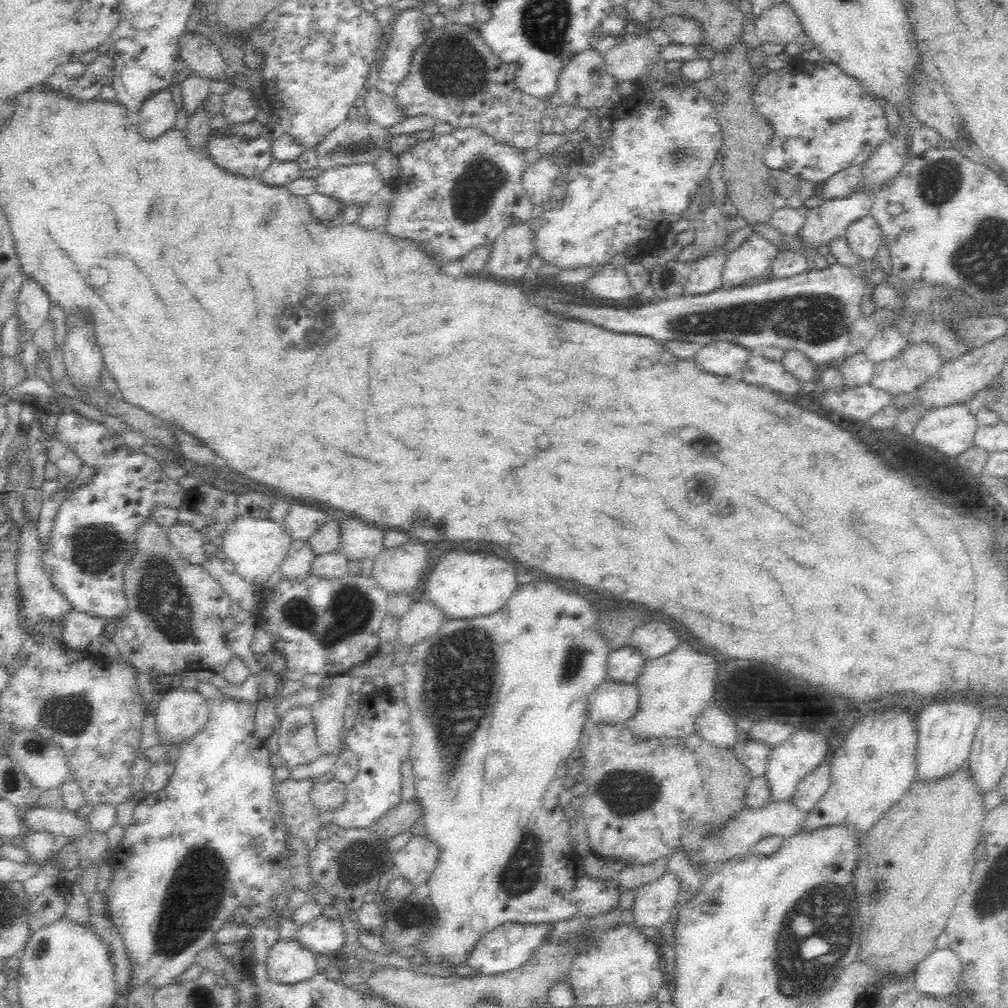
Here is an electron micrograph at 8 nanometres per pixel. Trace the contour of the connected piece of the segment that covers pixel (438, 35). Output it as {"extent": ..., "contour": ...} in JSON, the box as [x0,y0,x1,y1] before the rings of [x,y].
{"extent":[394,23,547,150],"contour":[[[446,23],[432,32],[420,52],[416,52],[412,68],[395,91],[394,102],[403,106],[406,116],[430,114],[437,122],[446,122],[456,128],[474,125],[485,130],[498,142],[511,144],[521,150],[536,146],[536,140],[547,128],[543,116],[545,103],[523,94],[515,86],[515,72],[518,66],[501,62],[486,46],[471,25]]]}

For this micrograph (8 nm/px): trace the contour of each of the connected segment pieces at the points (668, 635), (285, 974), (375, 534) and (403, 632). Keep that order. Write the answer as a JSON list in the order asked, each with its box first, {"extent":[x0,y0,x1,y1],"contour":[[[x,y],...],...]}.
[{"extent":[629,622,678,658],"contour":[[[646,622],[638,624],[630,632],[629,646],[634,648],[641,658],[665,656],[678,646],[676,634],[664,622]]]},{"extent":[267,939,318,984],"contour":[[[297,939],[279,940],[267,956],[267,980],[275,984],[297,984],[318,972],[316,954]]]},{"extent":[338,518,382,562],"contour":[[[342,518],[339,522],[338,551],[351,562],[360,558],[371,557],[380,553],[382,546],[382,530],[362,522],[360,518]]]},{"extent":[393,600,444,650],"contour":[[[428,600],[414,601],[410,610],[402,616],[393,645],[407,650],[432,637],[444,620],[440,610],[436,610]]]}]

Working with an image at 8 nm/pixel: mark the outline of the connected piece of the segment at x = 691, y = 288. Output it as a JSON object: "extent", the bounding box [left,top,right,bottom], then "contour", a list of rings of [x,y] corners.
{"extent":[682,250,726,295],"contour":[[[722,250],[720,253],[690,263],[691,271],[682,286],[682,295],[708,294],[725,286],[723,270],[726,259]]]}

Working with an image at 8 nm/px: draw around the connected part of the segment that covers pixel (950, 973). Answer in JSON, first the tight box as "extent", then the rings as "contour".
{"extent":[916,948,962,1000],"contour":[[[948,948],[936,949],[916,969],[916,990],[930,994],[936,1000],[946,1000],[961,980],[962,963]]]}

